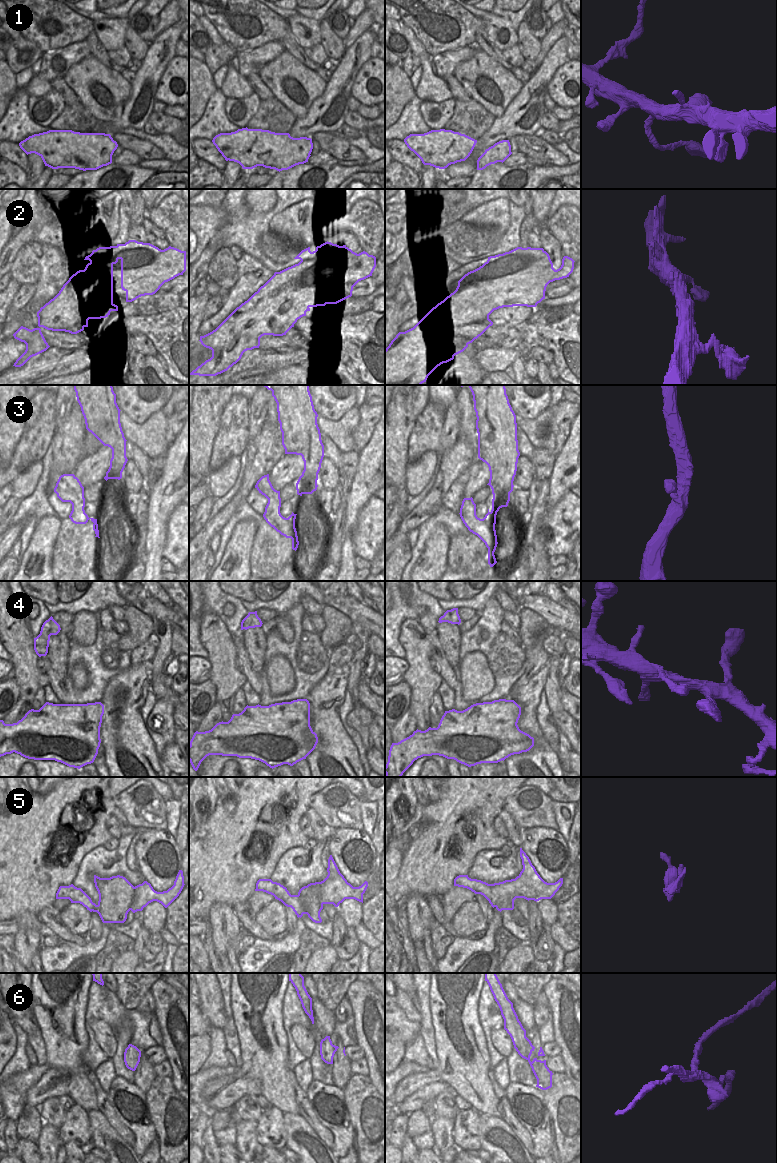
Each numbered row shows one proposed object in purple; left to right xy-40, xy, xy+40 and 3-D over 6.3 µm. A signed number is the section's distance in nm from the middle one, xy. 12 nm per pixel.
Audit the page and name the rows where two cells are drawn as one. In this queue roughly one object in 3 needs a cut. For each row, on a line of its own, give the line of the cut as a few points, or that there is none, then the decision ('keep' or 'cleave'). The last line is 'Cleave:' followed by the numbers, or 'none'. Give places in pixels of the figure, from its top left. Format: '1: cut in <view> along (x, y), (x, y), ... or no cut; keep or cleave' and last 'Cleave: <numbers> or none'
1: no cut; keep
2: no cut; keep
3: no cut; keep
4: no cut; keep
5: cut in xy along (308, 884), (319, 888), (320, 899), (323, 903); cleave
6: cut in xy+40 along (526, 1038), (527, 1059); cleave
Cleave: 5, 6

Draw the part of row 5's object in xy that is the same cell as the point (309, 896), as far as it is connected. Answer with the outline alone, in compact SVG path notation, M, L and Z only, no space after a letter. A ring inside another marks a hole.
M304 886L299 890L298 895L307 910L308 917L315 923L321 923L320 912L323 909L323 902L320 898L319 886Z

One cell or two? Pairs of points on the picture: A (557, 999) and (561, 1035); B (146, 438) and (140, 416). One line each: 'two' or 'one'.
A: one
B: two

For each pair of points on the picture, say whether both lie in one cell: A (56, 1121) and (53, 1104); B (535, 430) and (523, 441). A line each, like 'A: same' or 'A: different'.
A: same
B: different

